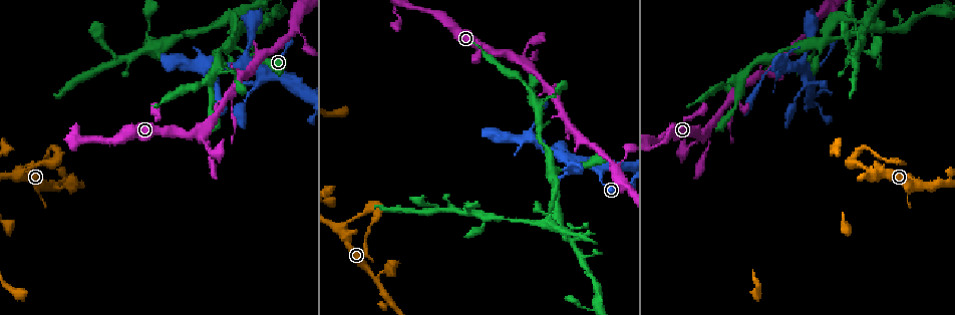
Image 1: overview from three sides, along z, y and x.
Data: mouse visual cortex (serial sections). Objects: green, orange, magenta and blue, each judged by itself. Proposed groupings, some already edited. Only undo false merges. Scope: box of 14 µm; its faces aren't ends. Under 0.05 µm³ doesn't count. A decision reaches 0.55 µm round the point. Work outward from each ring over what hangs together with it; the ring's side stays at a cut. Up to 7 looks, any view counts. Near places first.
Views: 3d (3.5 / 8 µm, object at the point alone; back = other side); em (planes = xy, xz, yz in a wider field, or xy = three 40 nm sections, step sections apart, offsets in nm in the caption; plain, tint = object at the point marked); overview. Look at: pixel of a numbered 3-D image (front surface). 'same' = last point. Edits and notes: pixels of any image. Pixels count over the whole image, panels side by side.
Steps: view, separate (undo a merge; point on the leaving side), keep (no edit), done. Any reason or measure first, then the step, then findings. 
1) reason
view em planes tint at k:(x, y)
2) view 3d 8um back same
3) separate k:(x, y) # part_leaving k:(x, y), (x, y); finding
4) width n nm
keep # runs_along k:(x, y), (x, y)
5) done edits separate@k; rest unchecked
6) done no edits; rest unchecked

sharp bend
view 3d 3.5um at 1:(394, 10)

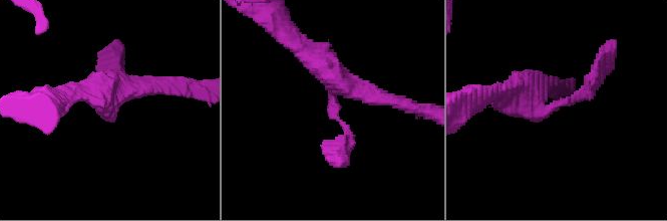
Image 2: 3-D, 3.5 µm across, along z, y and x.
arms 3; arm_widths 250, 250, 350 nm
view em xy step 5 plain at 2:(336, 108)

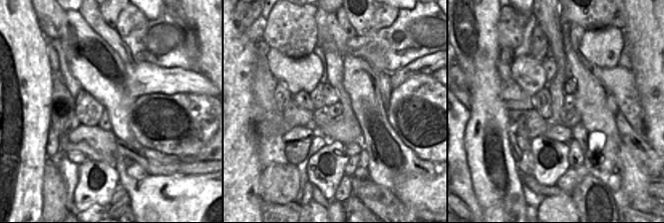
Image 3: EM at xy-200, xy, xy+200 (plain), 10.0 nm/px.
where the object lies
view em xy step 5 tint same

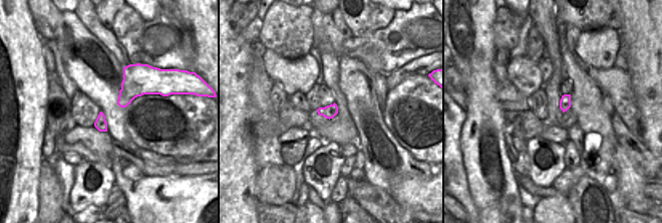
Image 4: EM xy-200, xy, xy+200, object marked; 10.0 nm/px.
keep # one cell here

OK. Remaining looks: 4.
small branch off a trunk
view 3d 8um back at 1:(616, 167)

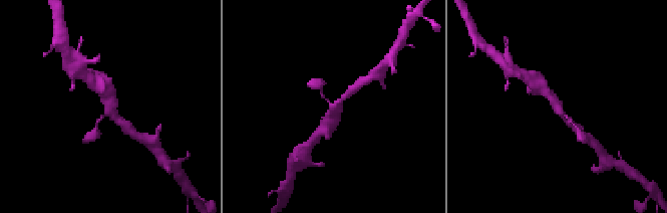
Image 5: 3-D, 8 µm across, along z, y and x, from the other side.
arms 3; arm_widths 100, 250, 300 nm
view em xy step 5 tint at 5:(558, 113)

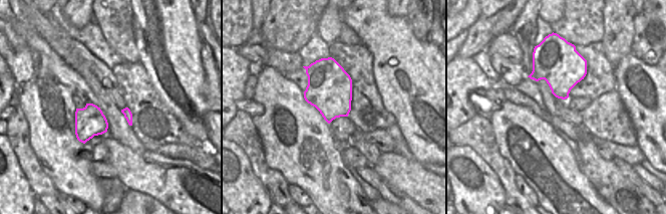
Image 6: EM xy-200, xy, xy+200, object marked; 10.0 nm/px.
keep # runs_along 5:(576, 129), (558, 112), (542, 87); one cell here

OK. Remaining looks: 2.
two arms at a narrow angle
view 3d 3.5um at 1:(826, 37)

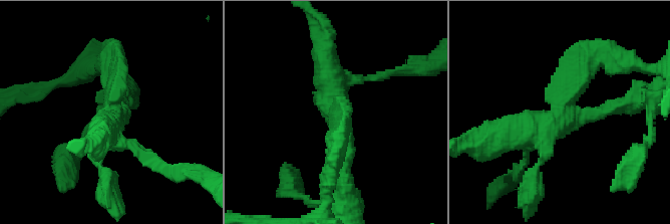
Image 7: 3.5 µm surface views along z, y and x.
view em planes tint at 7:(561, 114)

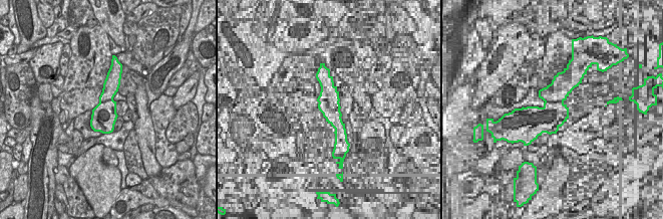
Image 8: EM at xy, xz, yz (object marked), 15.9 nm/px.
width 400 nm
keep # runs_along 7:(526, 151), (595, 58); all the same cell

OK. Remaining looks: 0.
done no edits; rest unchecked

